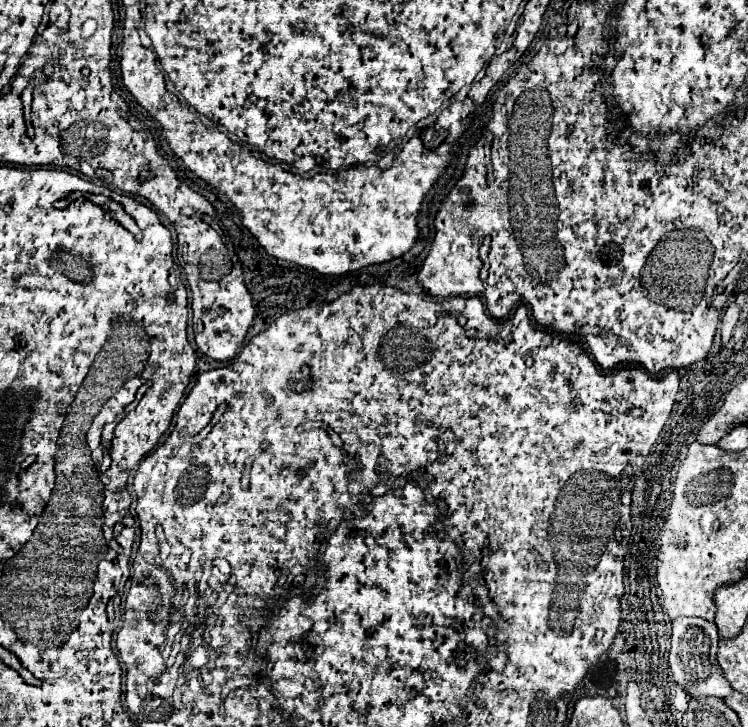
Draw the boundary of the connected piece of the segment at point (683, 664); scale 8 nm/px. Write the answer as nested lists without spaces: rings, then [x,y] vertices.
[[[680,616],[672,622],[672,636],[670,636],[672,680],[676,680],[676,684],[683,687],[684,692],[688,692],[688,696],[726,698],[732,692],[732,687],[716,661],[719,641],[718,628],[714,622],[708,622],[708,620],[702,620],[700,626],[702,628],[696,630],[696,622],[692,618],[684,618],[684,616]]]

